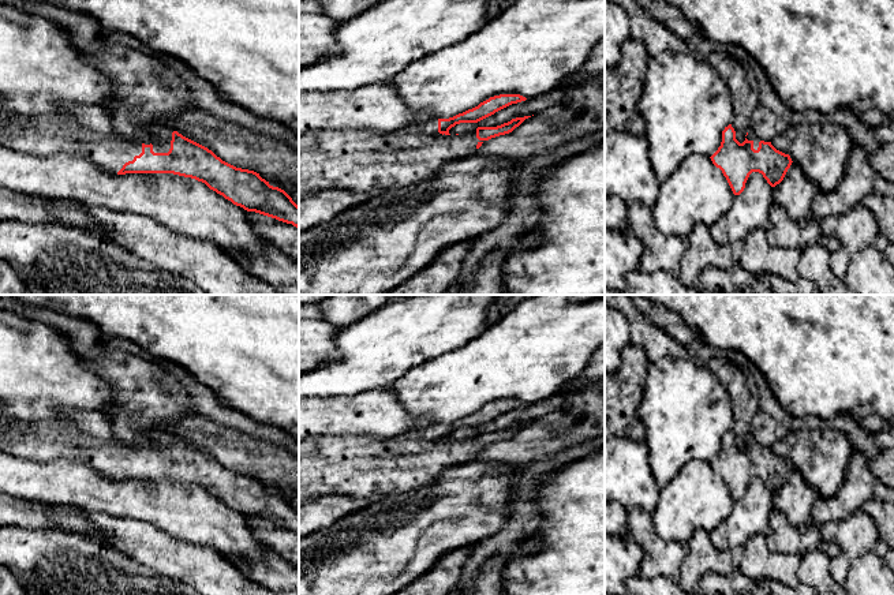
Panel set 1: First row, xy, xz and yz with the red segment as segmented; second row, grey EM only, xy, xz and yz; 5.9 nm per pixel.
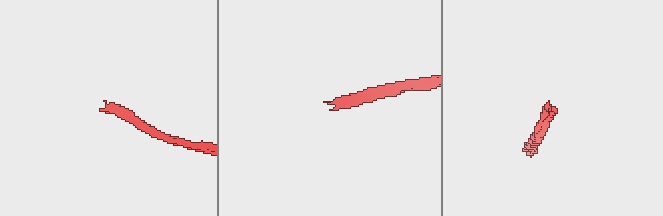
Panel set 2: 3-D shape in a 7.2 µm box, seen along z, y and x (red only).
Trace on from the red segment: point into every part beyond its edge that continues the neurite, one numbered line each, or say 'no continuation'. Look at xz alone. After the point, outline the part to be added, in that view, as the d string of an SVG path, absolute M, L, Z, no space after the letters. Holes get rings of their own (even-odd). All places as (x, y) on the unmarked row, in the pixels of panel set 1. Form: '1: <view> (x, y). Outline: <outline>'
1: xz (358, 466). Outline: M438 424L409 430L392 438L377 434L340 434L310 438L299 442L299 506L338 494L349 498L384 498L422 487L437 479L445 469L472 463L479 446L476 435L459 441L438 438Z

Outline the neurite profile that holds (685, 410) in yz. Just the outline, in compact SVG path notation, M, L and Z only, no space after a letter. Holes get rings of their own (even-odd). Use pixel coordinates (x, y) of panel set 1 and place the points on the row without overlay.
M665 356L648 367L646 388L637 408L644 426L644 442L652 476L663 489L693 460L711 463L722 448L722 437L733 427L733 408L726 386L692 359Z

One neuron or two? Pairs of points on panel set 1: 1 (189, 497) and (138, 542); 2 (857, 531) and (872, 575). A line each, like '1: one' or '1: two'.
1: two
2: two

